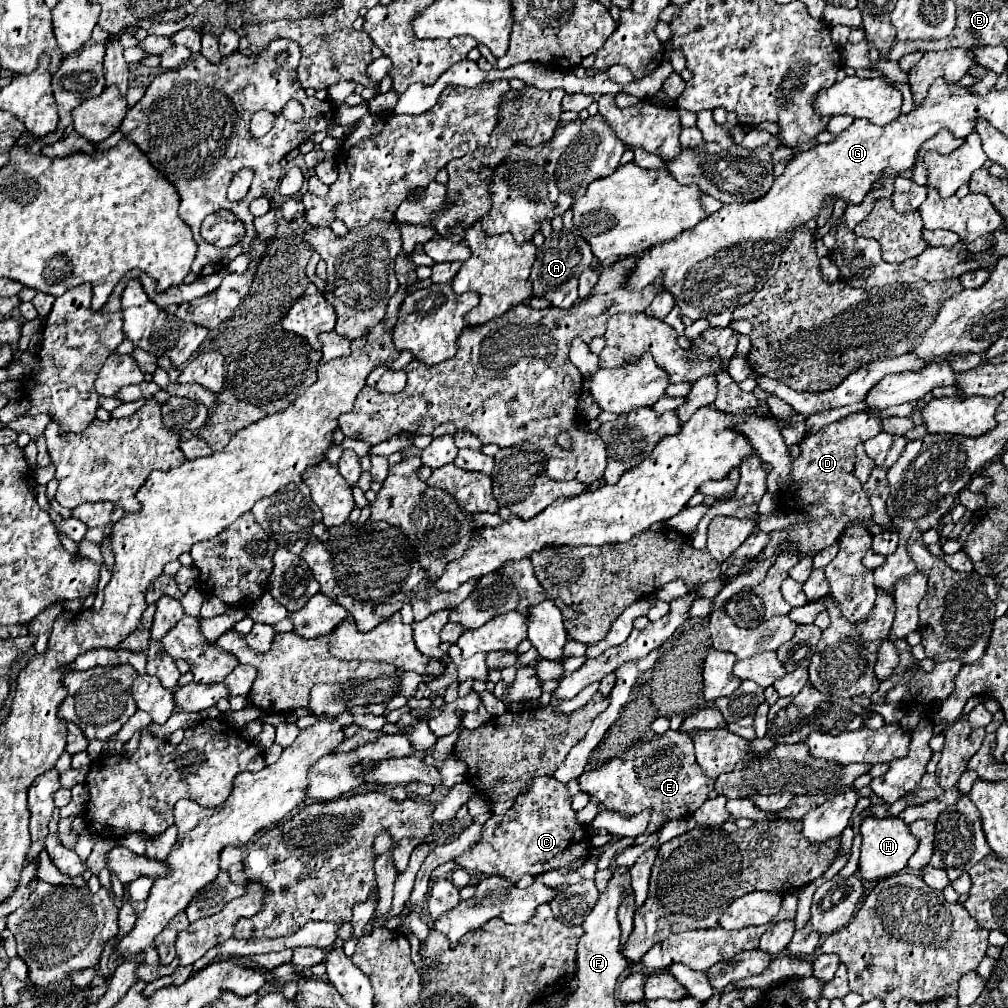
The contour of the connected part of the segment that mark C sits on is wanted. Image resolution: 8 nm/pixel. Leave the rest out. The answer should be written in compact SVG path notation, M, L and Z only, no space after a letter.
M540 776L528 782L528 794L518 800L514 816L492 816L486 822L482 840L470 852L464 852L454 862L466 872L482 872L486 876L502 876L518 882L524 874L538 876L554 868L578 868L588 858L588 834L576 822L576 812L570 808L566 786L552 776Z

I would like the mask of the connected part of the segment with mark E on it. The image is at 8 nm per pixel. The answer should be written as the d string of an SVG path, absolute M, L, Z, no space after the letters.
M646 730L626 752L622 752L608 764L602 764L588 772L584 770L578 782L584 784L582 788L590 792L596 802L602 802L606 810L618 812L622 816L634 816L644 810L652 810L646 832L634 838L636 846L644 844L646 838L658 832L668 820L692 816L714 790L714 780L704 776L696 764L692 738L674 730L668 730L664 734Z

